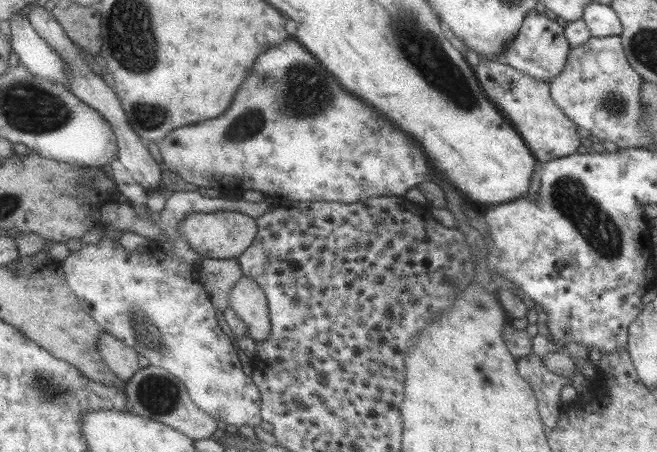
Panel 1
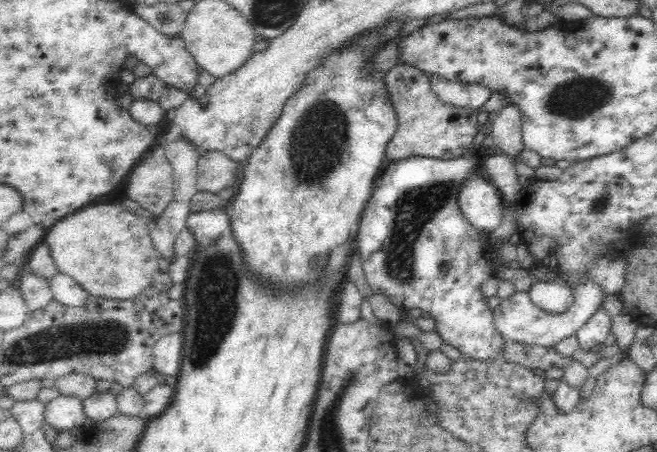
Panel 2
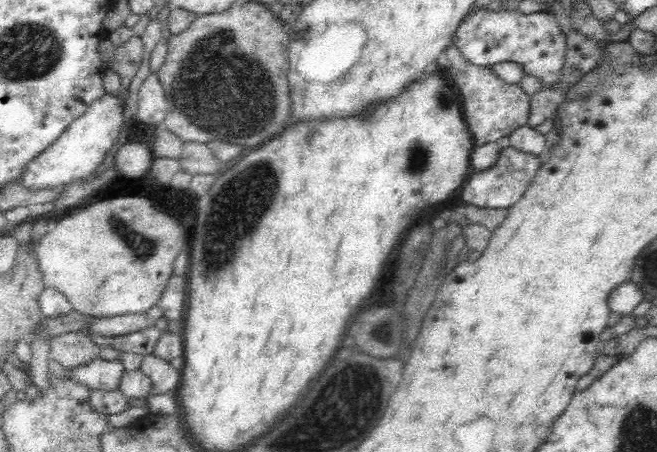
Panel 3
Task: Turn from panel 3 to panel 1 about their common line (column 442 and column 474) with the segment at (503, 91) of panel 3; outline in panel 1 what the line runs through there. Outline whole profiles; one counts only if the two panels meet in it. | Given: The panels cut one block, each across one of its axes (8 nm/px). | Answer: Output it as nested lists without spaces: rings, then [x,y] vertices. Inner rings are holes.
[[[463,49],[463,53],[473,68],[485,96],[512,122],[512,127],[524,138],[524,143],[538,162],[546,164],[550,160],[578,153],[581,140],[577,132],[578,126],[572,123],[552,100],[549,82],[536,80],[500,60],[489,59],[472,49]]]

